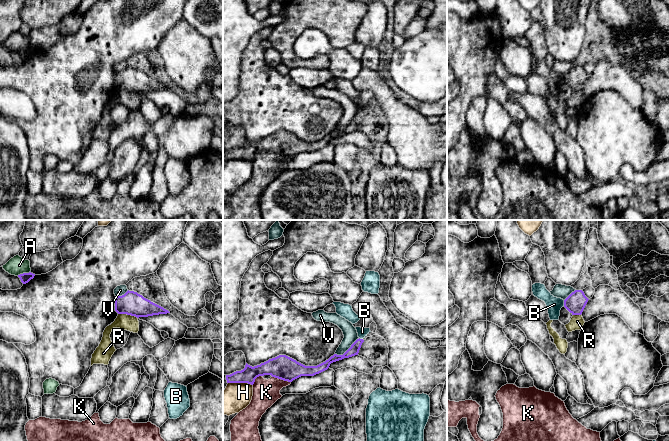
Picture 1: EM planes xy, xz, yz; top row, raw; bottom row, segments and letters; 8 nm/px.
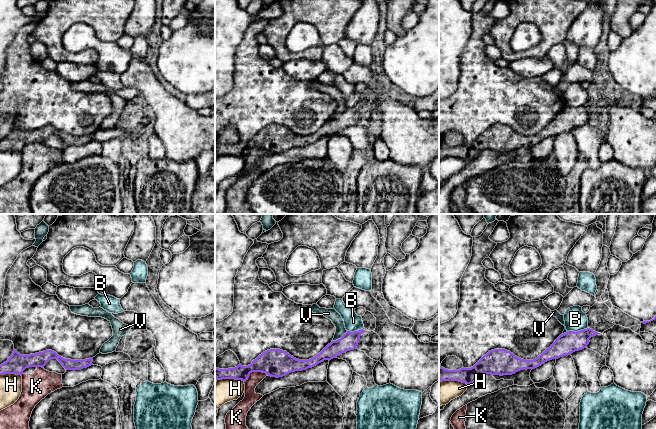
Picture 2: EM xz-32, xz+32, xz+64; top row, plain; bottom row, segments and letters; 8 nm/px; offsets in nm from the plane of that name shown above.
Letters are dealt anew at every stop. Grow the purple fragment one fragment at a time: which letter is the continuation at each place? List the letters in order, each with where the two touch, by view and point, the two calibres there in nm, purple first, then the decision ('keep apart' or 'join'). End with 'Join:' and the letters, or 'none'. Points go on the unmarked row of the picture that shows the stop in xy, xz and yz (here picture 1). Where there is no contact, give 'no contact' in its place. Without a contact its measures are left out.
A: contact xy (23, 49); calibres 80 and 150 nm; keep apart
B: contact yz (564, 79); calibres 160 and 120 nm; keep apart
H: contact xz (240, 158); calibres 130 and 220 nm; keep apart
K: contact xz (281, 155); calibres 190 and 200 nm; keep apart
R: contact xy (128, 90); calibres 190 and 130 nm; keep apart
V: contact xz (348, 125); calibres 80 and 110 nm; keep apart
Join: none

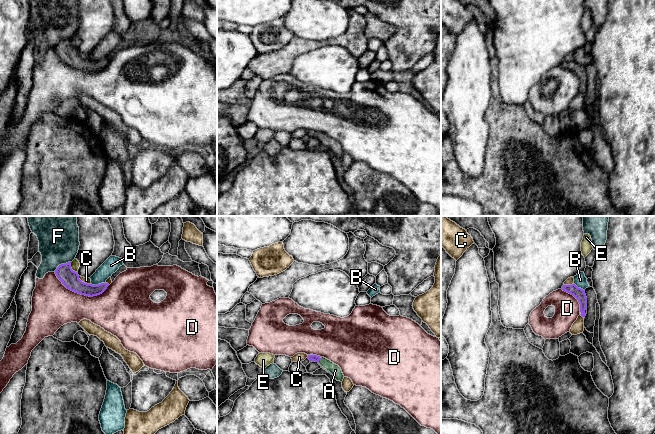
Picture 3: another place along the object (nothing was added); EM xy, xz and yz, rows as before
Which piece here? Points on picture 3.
A: contact xz (319, 135); calibres 50 and 90 nm; join
B: contact xy (98, 60); calibres 140 and 120 nm; keep apart
C: contact yz (568, 61); calibres 90 and 60 nm; keep apart
D: contact xy (80, 69); calibres 140 and 360 nm; keep apart
E: contact xy (71, 44); calibres 140 and 70 nm; keep apart
F: contact xy (61, 40); calibres 140 and 320 nm; keep apart
Join: A

